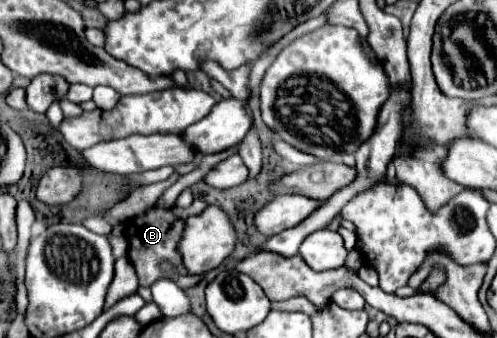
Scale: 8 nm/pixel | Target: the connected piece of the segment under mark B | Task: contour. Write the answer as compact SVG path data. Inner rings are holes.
M201 199L201 205L189 205L187 209L181 209L181 207L173 207L173 209L163 209L163 207L149 207L143 215L137 215L133 217L133 221L129 221L125 225L125 239L129 243L129 251L127 251L127 259L131 261L137 277L139 277L139 285L143 287L151 287L155 281L159 279L165 279L167 275L159 269L159 263L161 261L169 261L173 263L173 267L177 269L179 275L187 275L187 271L183 269L183 263L181 263L181 255L179 255L179 241L183 237L183 231L187 227L187 219L193 217L193 215L199 215L209 203Z

